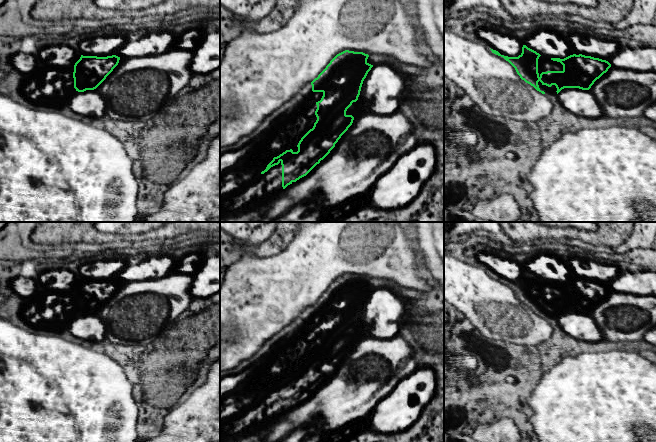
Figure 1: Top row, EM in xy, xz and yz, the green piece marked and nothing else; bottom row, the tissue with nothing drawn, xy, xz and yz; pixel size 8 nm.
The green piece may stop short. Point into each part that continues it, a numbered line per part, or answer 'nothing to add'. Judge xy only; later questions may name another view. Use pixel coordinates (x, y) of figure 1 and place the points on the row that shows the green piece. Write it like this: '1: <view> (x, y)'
1: xy (71, 68)

